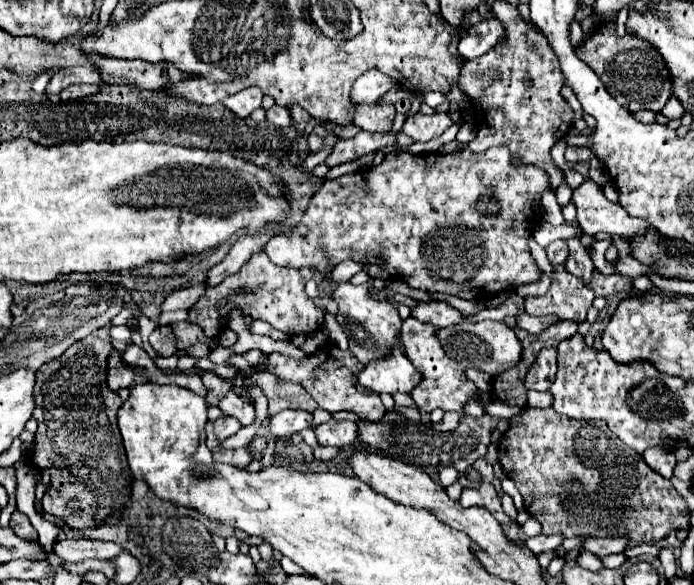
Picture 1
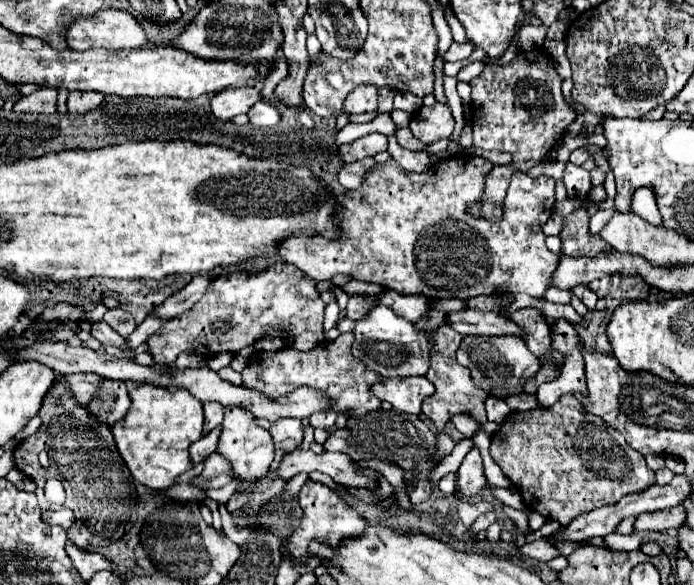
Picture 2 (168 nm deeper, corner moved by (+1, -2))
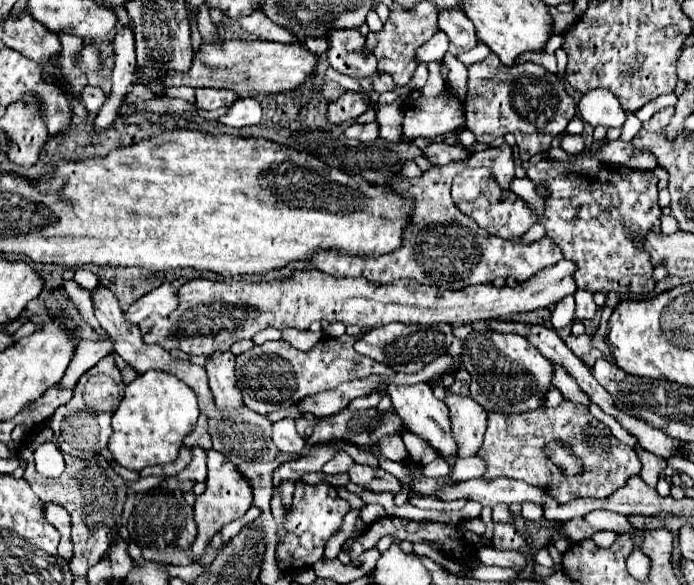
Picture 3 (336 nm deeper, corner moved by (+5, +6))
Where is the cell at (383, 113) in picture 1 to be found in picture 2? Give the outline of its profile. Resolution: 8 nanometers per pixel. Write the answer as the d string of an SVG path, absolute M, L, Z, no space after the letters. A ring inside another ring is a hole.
M409 128L395 130L395 138L397 138L397 142L407 150L415 150L415 152L417 152L417 150L425 150L423 143L409 132Z

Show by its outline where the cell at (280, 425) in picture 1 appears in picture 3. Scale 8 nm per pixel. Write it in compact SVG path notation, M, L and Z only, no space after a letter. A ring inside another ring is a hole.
M283 418L273 424L273 442L281 452L301 454L305 448L305 440L299 436L293 418Z

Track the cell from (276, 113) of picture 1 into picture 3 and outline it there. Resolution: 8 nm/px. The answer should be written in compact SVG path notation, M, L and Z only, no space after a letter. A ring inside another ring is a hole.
M239 98L225 116L221 116L217 122L223 126L233 126L233 128L245 128L245 126L255 126L261 122L261 104L255 98Z

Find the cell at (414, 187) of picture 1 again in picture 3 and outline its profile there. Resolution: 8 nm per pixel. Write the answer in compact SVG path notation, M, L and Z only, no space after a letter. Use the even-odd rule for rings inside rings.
M501 144L497 148L487 148L483 152L473 152L467 160L457 160L447 166L437 166L423 174L423 178L395 178L393 188L405 198L405 202L415 204L415 212L411 216L411 224L405 230L403 246L395 252L383 254L381 258L349 258L341 256L335 250L327 250L317 254L311 262L325 274L335 278L357 278L363 276L375 284L393 284L397 280L417 280L425 286L461 290L471 284L491 284L495 278L515 278L517 282L525 282L547 266L553 266L563 258L561 250L553 240L541 238L533 244L521 244L519 240L503 240L487 234L477 228L469 216L463 216L451 198L451 180L463 168L487 166L501 188L509 188L509 182L515 178L515 162L509 144Z

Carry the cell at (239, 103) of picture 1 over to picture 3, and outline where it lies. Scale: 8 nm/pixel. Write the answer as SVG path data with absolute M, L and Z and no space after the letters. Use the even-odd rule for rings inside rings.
M197 88L195 90L195 104L201 110L217 110L221 106L231 106L239 96L229 90L209 90L209 88Z

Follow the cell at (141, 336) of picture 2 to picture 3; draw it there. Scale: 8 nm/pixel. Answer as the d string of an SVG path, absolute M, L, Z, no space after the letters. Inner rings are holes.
M81 340L77 344L75 356L65 372L65 376L57 382L63 384L63 388L73 388L77 384L77 380L81 378L83 372L87 372L93 364L97 364L103 356L107 356L111 352L111 342L103 340L103 342L89 342L89 340Z

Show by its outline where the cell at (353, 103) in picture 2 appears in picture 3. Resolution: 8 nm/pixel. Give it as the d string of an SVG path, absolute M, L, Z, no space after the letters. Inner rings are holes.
M347 92L345 96L341 96L337 102L329 104L327 110L327 120L329 124L343 124L347 120L355 120L357 116L361 116L367 110L365 102L355 94L355 92Z

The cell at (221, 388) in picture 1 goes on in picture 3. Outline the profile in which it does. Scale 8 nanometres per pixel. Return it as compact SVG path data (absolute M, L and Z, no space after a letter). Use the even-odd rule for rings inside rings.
M203 414L199 416L199 422L197 422L195 430L183 440L183 446L187 446L187 448L199 446L203 450L209 450L211 448L211 436L207 432L207 416L203 416Z

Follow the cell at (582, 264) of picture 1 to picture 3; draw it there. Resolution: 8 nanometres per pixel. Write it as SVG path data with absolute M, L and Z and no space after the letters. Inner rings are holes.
M577 290L575 292L575 300L577 300L577 312L575 316L581 320L581 322L587 322L587 320L593 320L595 312L597 312L597 306L593 302L593 294L587 292L587 290Z

